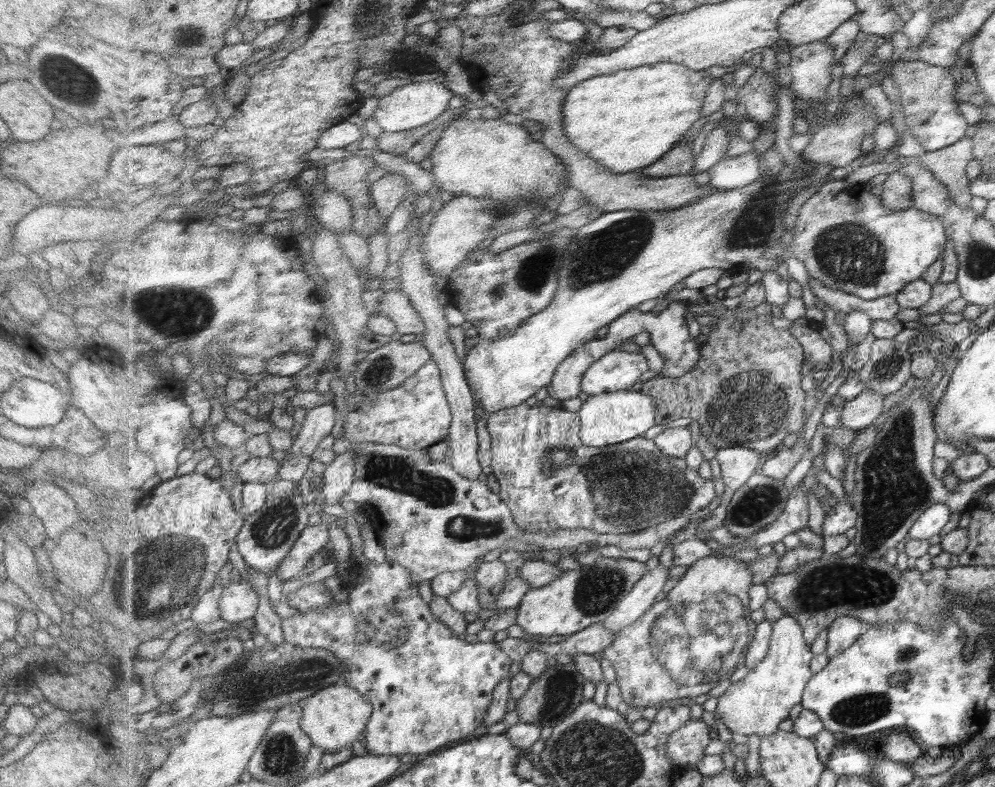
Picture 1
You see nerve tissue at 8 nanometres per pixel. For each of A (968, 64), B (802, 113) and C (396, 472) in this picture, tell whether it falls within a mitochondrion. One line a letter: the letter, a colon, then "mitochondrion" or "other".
A: other
B: other
C: mitochondrion

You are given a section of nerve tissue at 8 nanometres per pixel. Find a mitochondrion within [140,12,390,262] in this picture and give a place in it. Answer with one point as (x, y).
(186, 35)

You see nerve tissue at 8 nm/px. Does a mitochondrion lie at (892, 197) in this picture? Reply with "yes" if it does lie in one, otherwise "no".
no

